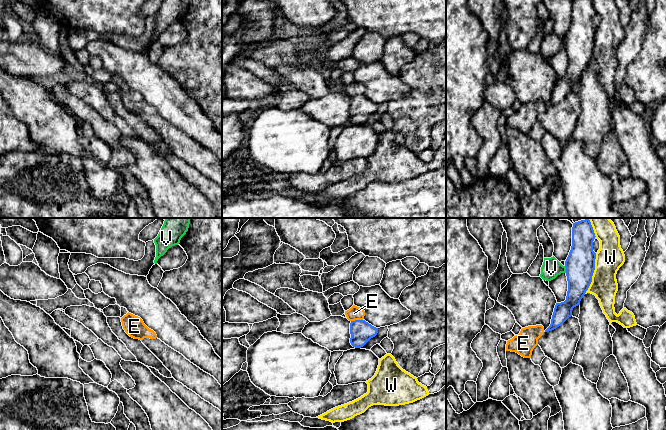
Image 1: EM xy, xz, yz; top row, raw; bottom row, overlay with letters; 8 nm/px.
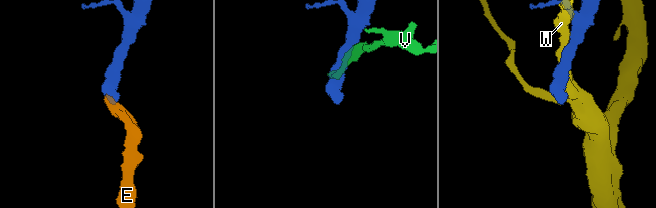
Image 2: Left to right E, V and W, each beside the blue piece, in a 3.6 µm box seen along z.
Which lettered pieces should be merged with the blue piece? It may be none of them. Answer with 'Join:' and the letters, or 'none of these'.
Join: E

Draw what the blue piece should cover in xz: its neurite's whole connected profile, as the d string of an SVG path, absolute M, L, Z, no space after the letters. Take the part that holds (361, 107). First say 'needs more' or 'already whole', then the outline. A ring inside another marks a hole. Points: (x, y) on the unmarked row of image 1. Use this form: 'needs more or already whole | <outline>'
needs more | M353 81L345 87L345 91L350 99L350 119L355 124L363 123L371 114L378 109L378 104L372 102L364 96L364 85Z

